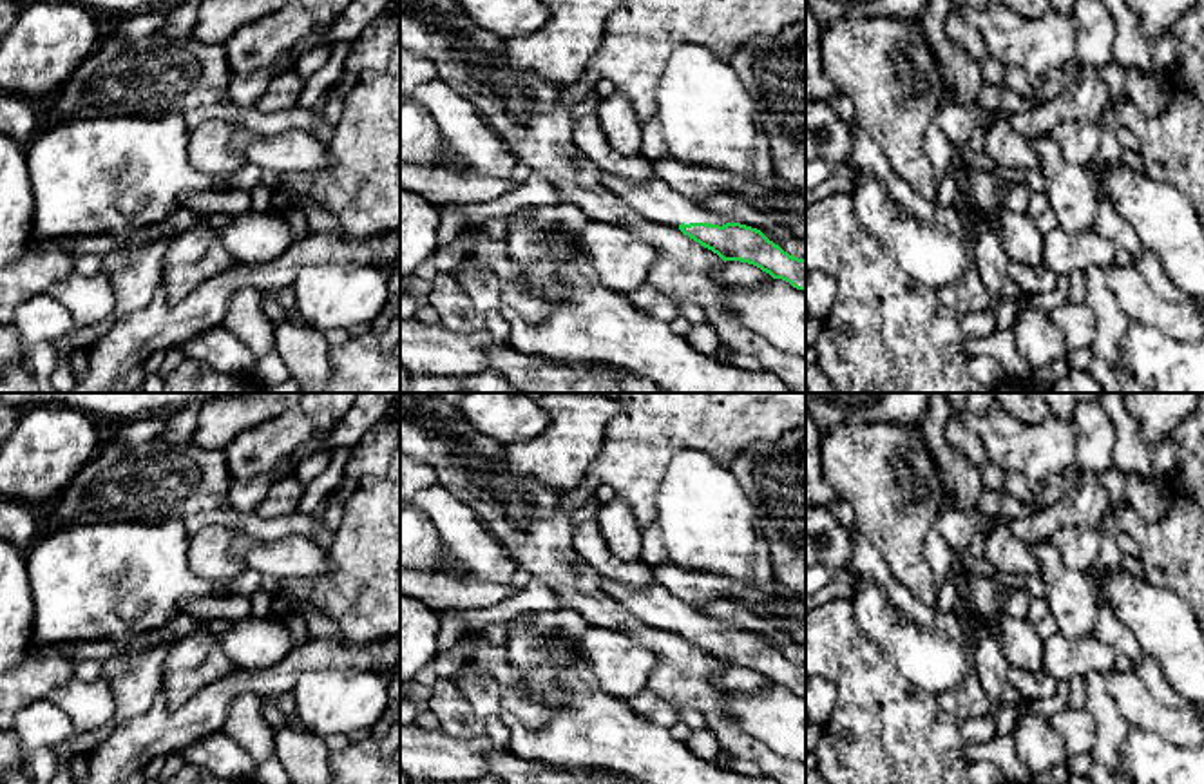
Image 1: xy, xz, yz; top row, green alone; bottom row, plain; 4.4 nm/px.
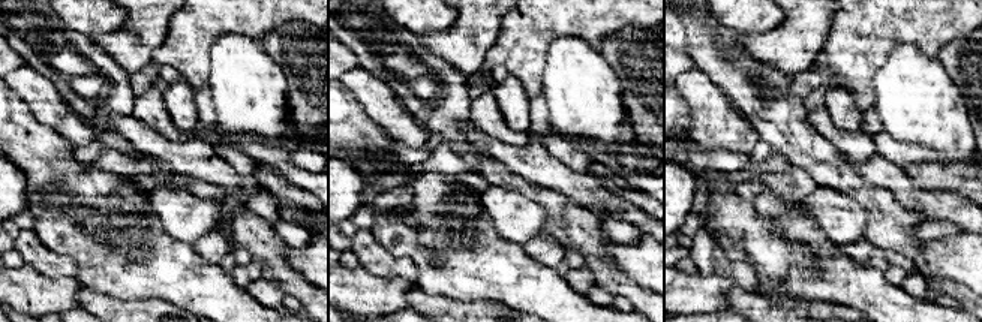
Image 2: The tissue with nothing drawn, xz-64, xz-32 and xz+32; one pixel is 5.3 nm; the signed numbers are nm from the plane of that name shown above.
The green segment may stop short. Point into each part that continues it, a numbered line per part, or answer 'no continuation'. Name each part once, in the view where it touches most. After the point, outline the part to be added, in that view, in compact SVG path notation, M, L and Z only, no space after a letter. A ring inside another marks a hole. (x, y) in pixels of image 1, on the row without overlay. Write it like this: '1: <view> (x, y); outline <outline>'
1: xz (654, 605); outline M599 576L599 585L617 599L626 612L648 626L663 628L670 634L679 634L681 628L710 628L719 632L728 628L722 621L712 619L697 607L674 596L655 579L645 588L630 588L621 581Z

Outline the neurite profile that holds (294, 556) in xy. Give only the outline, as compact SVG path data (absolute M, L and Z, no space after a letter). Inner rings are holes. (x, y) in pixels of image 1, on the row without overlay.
M235 534L230 554L264 578L304 579L333 570L322 547L308 536L290 534L275 541Z

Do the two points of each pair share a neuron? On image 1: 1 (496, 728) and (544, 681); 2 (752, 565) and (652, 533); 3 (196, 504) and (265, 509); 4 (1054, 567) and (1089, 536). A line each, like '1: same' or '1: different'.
1: different
2: different
3: different
4: different

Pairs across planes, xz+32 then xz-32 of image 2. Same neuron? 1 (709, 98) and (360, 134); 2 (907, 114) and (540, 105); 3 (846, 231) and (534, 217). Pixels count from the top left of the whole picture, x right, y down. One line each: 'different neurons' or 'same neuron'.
1: different neurons
2: different neurons
3: same neuron

